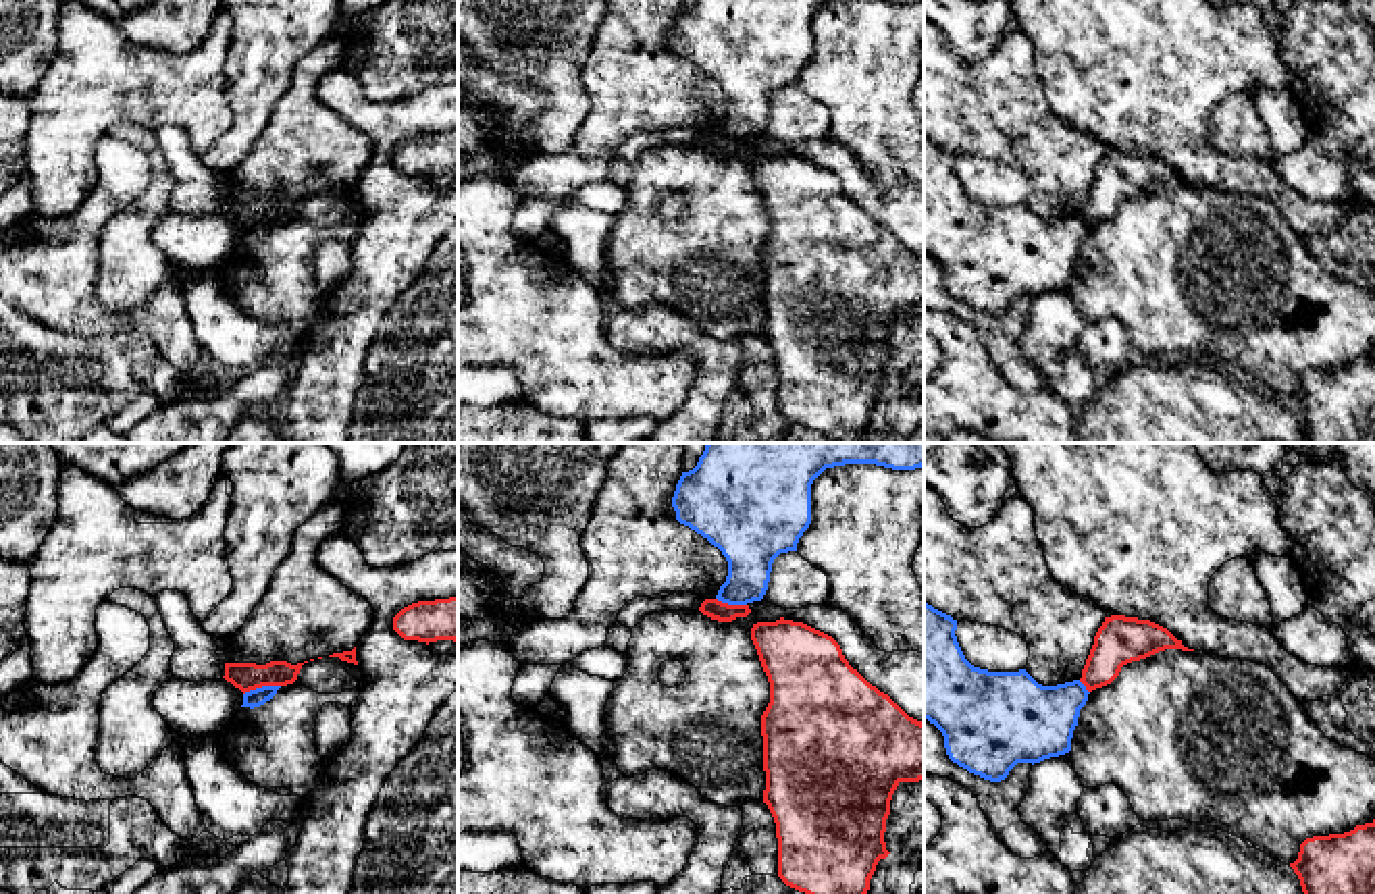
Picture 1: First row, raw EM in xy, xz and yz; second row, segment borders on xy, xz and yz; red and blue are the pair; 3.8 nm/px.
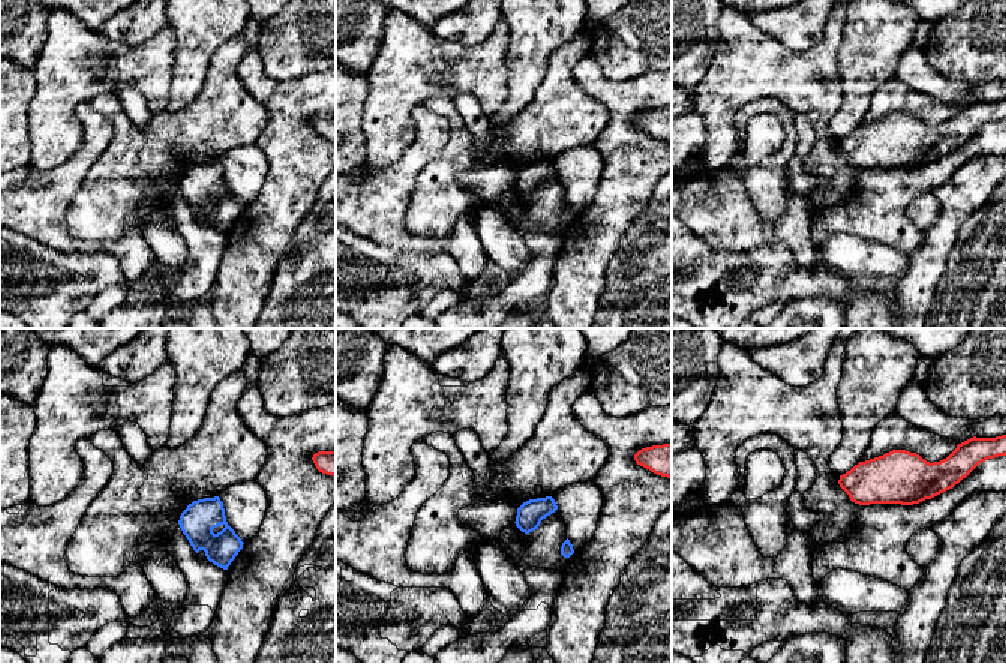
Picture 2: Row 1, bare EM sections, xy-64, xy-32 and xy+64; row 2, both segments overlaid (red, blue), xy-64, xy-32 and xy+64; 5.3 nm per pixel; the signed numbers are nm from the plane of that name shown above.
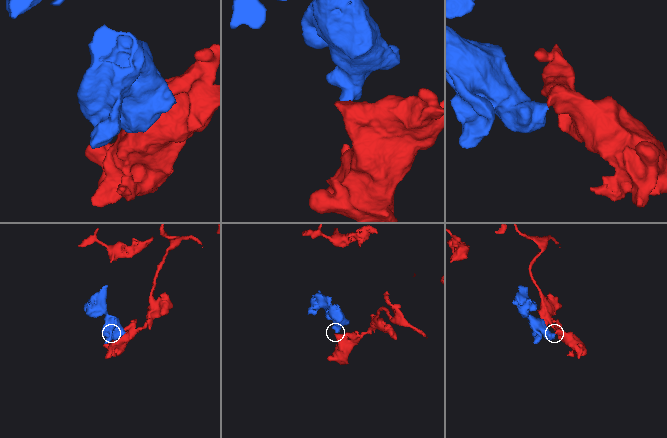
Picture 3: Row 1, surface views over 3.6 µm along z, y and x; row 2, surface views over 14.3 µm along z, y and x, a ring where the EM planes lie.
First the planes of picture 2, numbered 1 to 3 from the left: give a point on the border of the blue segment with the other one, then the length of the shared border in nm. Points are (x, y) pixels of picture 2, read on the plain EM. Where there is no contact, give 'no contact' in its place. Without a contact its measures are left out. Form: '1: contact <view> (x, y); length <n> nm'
1: no contact
2: no contact
3: no contact

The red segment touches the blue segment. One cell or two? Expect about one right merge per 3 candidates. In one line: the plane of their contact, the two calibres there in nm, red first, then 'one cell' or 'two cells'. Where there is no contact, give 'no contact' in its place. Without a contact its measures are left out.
xy | 110/70 nm | two cells

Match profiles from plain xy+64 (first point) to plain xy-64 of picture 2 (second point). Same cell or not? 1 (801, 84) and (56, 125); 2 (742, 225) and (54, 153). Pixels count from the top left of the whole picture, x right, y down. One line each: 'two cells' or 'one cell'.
1: one cell
2: two cells

